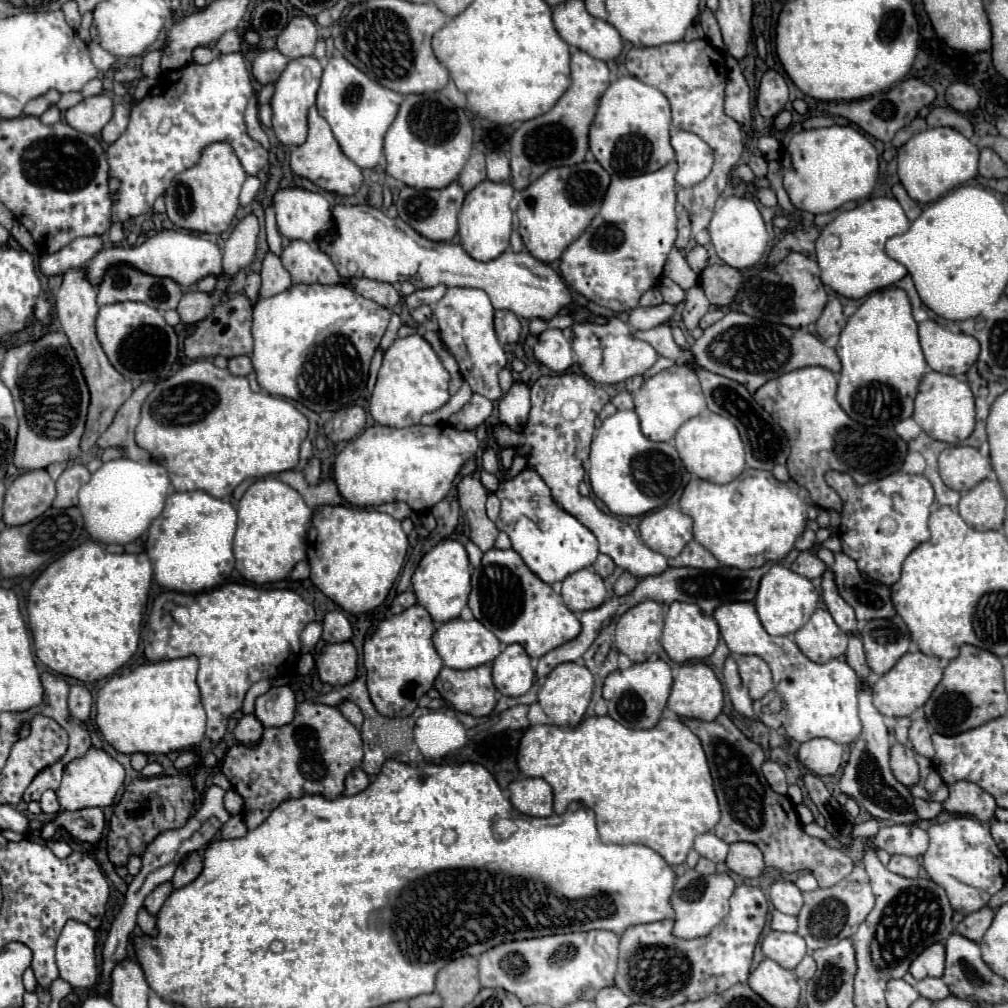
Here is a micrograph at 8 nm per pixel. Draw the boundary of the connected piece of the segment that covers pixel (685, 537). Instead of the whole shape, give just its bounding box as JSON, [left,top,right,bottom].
[639,506,693,558]

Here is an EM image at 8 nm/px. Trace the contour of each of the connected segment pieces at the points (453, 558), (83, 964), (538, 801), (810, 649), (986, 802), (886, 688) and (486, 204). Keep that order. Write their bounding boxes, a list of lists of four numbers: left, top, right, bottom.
[[411,538,471,624],[55,920,97,988],[509,778,553,816],[793,608,849,664],[943,782,995,822],[873,652,943,718],[459,180,515,260]]

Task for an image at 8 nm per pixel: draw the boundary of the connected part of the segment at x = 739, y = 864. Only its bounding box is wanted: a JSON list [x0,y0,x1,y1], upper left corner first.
[727,842,765,878]

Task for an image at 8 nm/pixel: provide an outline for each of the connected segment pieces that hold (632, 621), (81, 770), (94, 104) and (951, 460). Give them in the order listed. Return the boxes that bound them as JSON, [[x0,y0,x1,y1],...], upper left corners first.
[[615,600,663,664],[57,748,125,810],[65,94,113,134],[939,446,991,492]]

